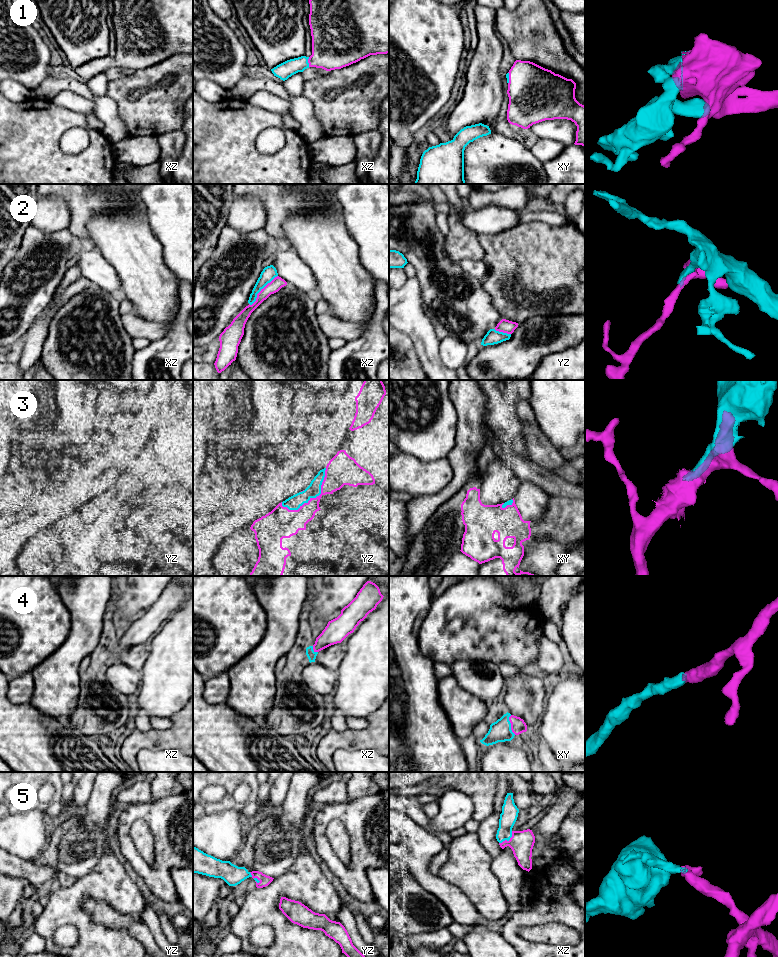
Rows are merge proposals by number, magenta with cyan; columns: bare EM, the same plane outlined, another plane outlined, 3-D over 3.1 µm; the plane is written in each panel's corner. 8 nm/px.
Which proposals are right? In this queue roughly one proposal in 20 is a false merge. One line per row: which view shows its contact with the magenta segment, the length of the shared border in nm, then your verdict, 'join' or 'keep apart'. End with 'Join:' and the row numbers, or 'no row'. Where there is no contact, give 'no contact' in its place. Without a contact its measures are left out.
1: contact in xz; length 80 nm; join
2: contact in xz; length 340 nm; keep apart
3: contact in yz; length 480 nm; join
4: contact in xy; length 170 nm; join
5: contact in xz; length 150 nm; join
Join: 1, 3, 4, 5

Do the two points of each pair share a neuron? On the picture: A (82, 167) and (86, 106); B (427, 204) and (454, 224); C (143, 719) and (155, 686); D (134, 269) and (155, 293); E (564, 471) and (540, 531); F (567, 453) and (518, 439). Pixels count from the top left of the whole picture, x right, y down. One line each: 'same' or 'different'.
A: different
B: different
C: different
D: same
E: different
F: same

